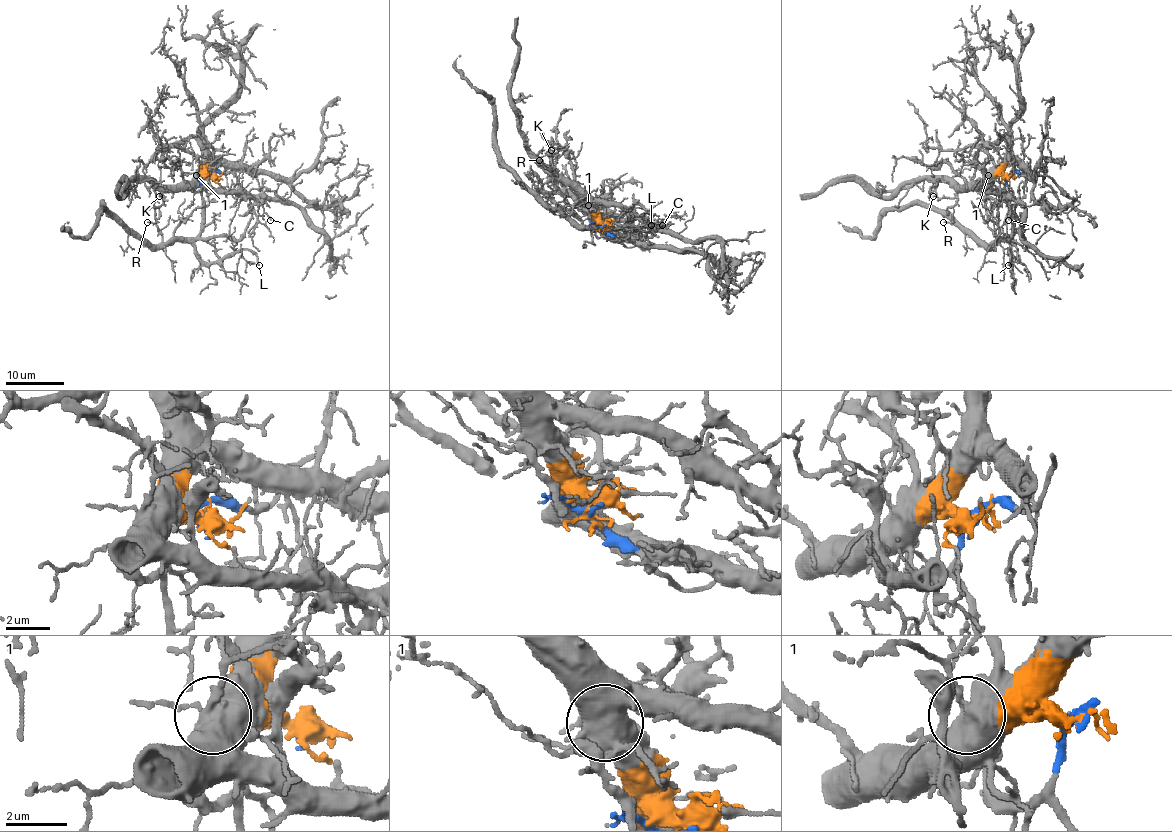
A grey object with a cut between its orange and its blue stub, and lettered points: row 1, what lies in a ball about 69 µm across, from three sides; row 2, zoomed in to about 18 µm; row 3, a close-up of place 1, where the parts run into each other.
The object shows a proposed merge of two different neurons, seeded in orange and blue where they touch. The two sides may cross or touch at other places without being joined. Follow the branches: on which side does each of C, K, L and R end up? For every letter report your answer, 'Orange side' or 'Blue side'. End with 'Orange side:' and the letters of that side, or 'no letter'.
C: Orange side
K: Orange side
L: Blue side
R: Orange side
Orange side: C, K, R

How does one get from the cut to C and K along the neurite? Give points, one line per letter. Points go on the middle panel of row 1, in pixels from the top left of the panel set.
C: (601, 227), (596, 202), (629, 207), (651, 226), (663, 226)
K: (601, 227), (601, 221), (588, 208), (588, 204), (555, 173), (556, 157), (550, 150)

